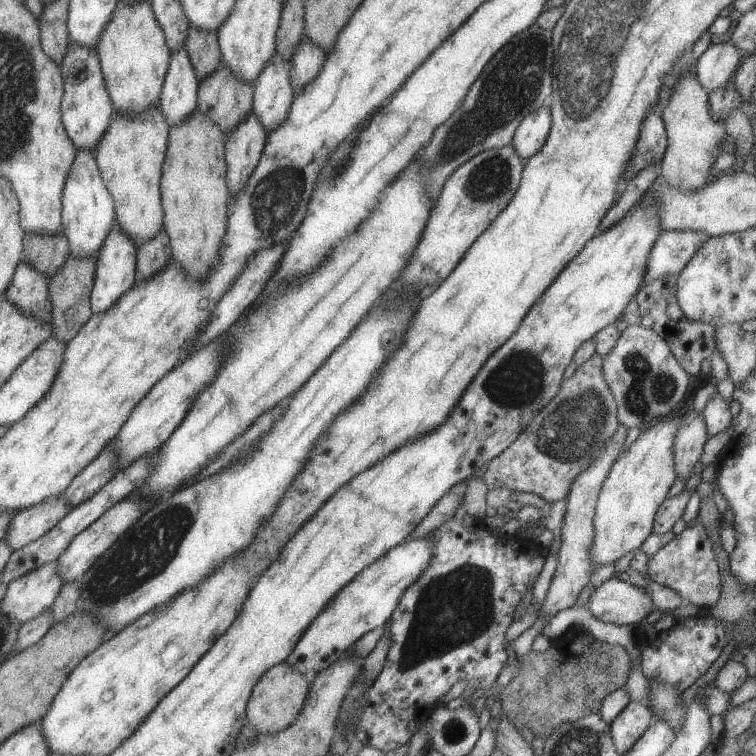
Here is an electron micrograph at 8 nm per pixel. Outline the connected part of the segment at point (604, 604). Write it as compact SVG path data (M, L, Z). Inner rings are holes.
M613 576L593 588L588 602L594 618L615 625L639 626L639 622L655 610L645 590Z

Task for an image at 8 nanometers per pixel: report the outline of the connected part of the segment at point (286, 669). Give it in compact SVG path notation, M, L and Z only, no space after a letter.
M285 661L271 666L263 676L257 680L251 689L246 704L246 722L259 734L277 734L297 720L310 683L299 672L295 672Z

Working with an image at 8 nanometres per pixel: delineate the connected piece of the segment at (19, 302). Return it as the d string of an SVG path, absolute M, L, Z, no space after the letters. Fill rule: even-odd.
M27 262L17 264L4 294L21 312L37 316L35 320L49 322L52 318L48 279Z

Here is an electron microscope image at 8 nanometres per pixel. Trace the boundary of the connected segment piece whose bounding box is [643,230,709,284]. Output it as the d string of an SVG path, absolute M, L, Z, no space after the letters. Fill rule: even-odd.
M693 230L661 231L647 256L643 284L669 274L678 275L707 238L707 234Z

